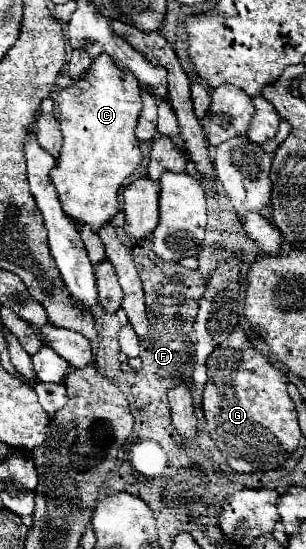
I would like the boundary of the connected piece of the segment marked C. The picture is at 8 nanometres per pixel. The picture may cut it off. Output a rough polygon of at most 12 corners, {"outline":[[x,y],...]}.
{"outline":[[99,54],[59,92],[51,180],[95,232],[141,162],[141,88]]}

